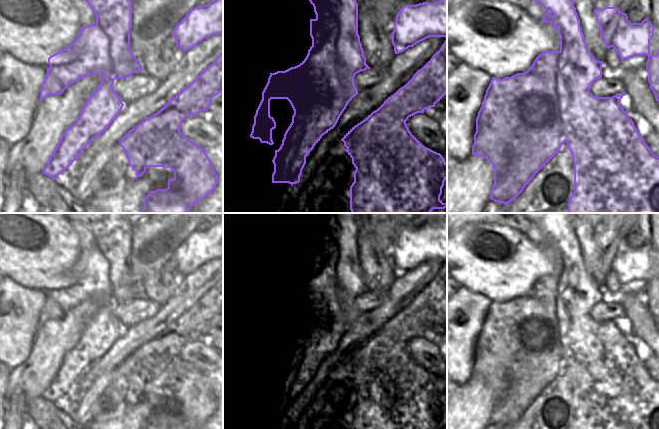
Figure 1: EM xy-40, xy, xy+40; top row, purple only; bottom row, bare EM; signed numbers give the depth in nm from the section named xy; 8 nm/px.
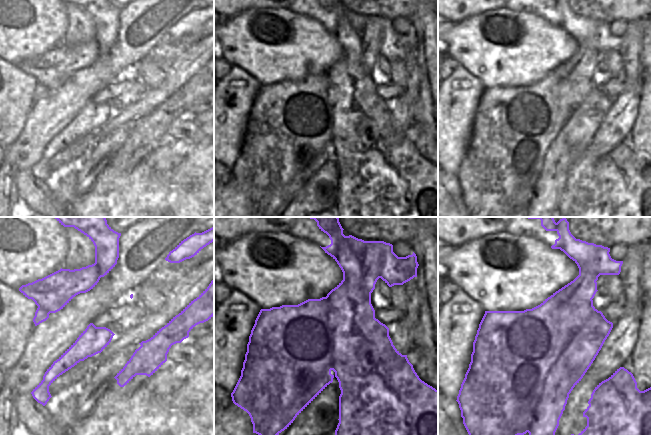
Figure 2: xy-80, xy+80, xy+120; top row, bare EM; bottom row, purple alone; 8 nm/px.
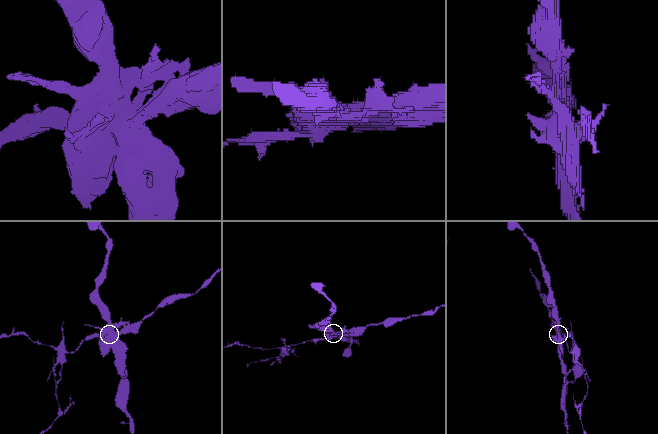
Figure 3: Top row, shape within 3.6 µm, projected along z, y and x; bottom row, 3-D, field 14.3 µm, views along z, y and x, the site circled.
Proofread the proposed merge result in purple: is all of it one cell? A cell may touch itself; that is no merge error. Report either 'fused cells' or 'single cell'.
fused cells

